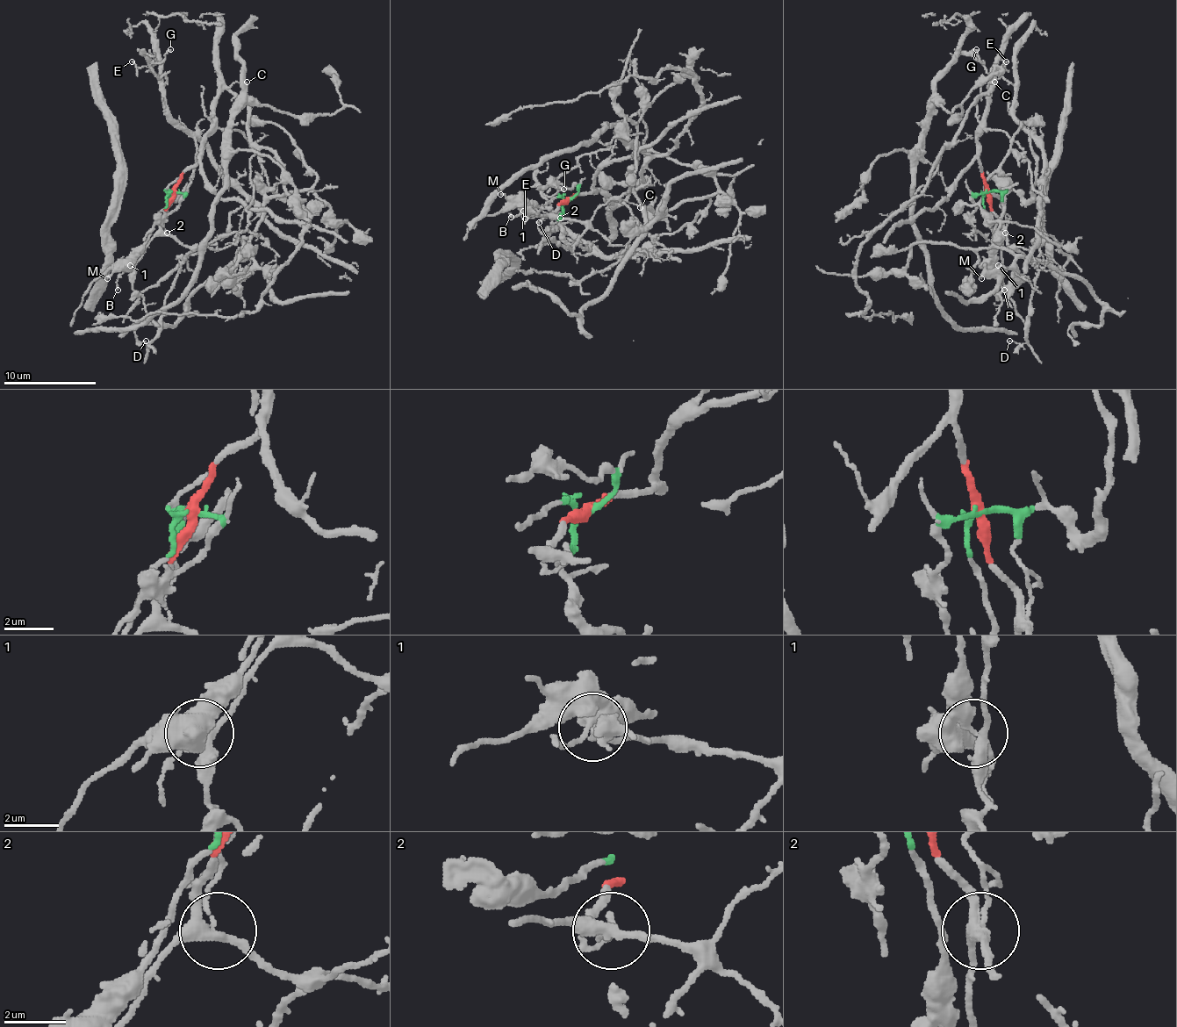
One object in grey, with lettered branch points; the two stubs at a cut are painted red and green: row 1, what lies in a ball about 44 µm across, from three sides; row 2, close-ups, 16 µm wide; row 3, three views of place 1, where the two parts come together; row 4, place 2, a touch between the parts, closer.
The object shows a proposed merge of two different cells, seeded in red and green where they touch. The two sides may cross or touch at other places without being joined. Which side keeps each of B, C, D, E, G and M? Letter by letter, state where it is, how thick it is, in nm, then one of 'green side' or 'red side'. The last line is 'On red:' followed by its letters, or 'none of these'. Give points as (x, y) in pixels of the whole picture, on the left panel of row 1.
B: (118, 290) | 140 nm | green side
C: (247, 82) | 120 nm | red side
D: (146, 341) | 110 nm | red side
E: (132, 61) | 90 nm | green side
G: (170, 49) | 170 nm | green side
M: (107, 278) | 170 nm | green side
On red: C, D

